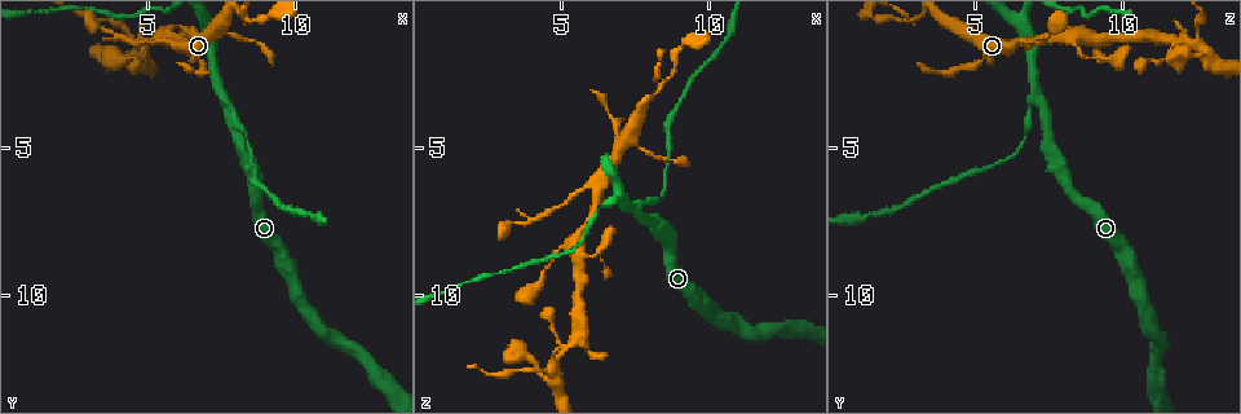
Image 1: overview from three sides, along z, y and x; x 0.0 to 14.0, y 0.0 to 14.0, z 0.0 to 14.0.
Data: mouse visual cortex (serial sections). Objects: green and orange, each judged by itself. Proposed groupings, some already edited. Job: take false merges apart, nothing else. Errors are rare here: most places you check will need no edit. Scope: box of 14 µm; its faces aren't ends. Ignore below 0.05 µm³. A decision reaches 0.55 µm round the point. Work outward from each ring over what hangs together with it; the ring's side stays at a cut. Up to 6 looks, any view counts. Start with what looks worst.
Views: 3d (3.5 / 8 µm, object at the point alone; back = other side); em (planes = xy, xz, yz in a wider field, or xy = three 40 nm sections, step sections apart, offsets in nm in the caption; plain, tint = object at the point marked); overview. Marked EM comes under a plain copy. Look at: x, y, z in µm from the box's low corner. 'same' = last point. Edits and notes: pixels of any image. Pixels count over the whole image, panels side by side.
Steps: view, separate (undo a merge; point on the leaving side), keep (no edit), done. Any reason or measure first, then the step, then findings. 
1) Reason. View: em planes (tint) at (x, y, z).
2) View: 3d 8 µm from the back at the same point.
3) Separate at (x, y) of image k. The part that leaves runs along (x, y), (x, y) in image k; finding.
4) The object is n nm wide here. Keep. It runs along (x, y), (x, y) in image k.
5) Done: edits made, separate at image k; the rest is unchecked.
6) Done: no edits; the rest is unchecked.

Two arms in line, one across. View: 3d 8 µm at (7.6, 3.4, 7.1).

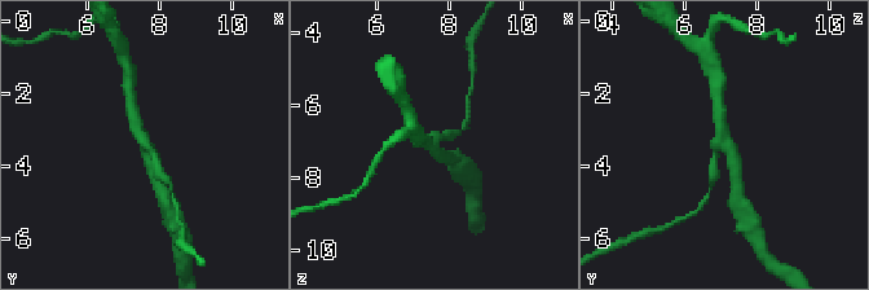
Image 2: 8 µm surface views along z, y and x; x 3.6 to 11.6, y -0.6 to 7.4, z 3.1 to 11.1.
3 arms meet here; the arms are 200, 350, 400 nm wide; shape alone is not enough. View: em xy step 3 (tint) at (7.6, 3.4, 7.0).

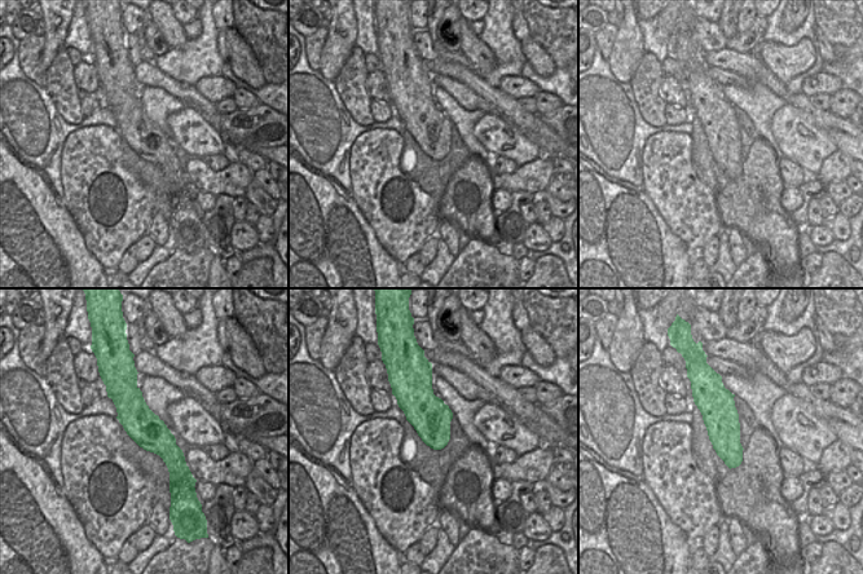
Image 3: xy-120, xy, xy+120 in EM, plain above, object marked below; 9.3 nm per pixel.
Keep. It runs along (131, 380), (174, 478) in image 3; continuous, no second cell.

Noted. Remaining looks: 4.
Three-way junction. View: em xy step 1 (tint) at (5.1, 1.5, 11.9).

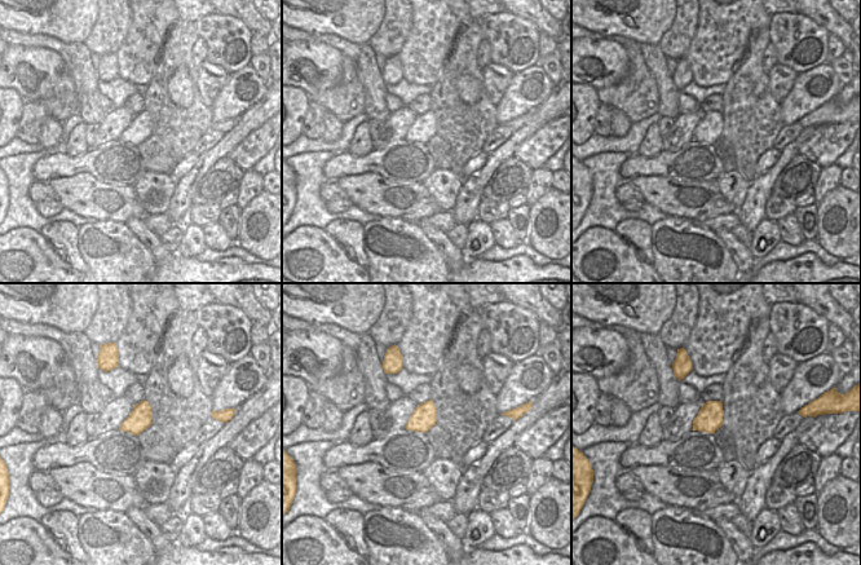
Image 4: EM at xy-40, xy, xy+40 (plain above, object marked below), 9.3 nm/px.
Wider look. View: 3d 3.5 µm at the same point.

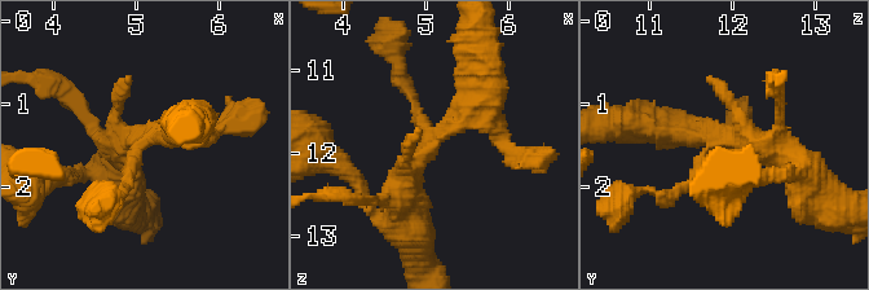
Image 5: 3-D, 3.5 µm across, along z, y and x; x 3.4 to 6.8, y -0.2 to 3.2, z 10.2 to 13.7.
Keep. It runs along (482, 65), (404, 205) in image 5; one cell here.

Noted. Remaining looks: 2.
Three-way junction. View: 3d 3.5 µm at (7.5, 1.2, 4.7).

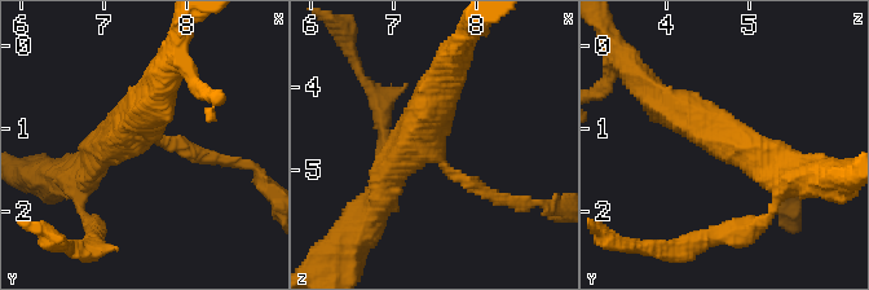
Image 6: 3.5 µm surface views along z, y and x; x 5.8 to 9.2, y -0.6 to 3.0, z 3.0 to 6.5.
3 arms meet here; the arms are 200, 400, 400 nm wide. View: em planes (tint) at (7.50, 1.05, 4.80).

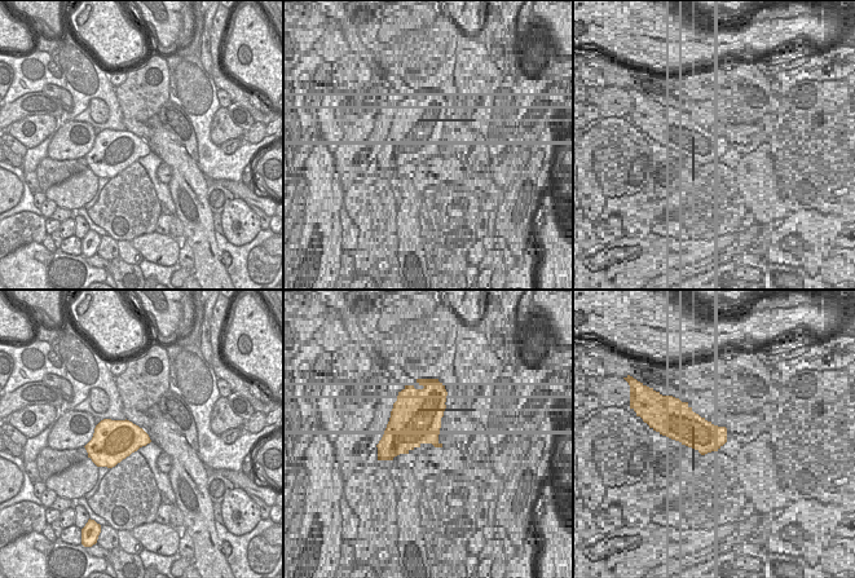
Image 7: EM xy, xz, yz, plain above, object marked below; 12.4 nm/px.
Keep. It runs along (379, 205), (446, 78) in image 6; all the same cell.

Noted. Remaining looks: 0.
Done: no edits; the rest is unchecked.

